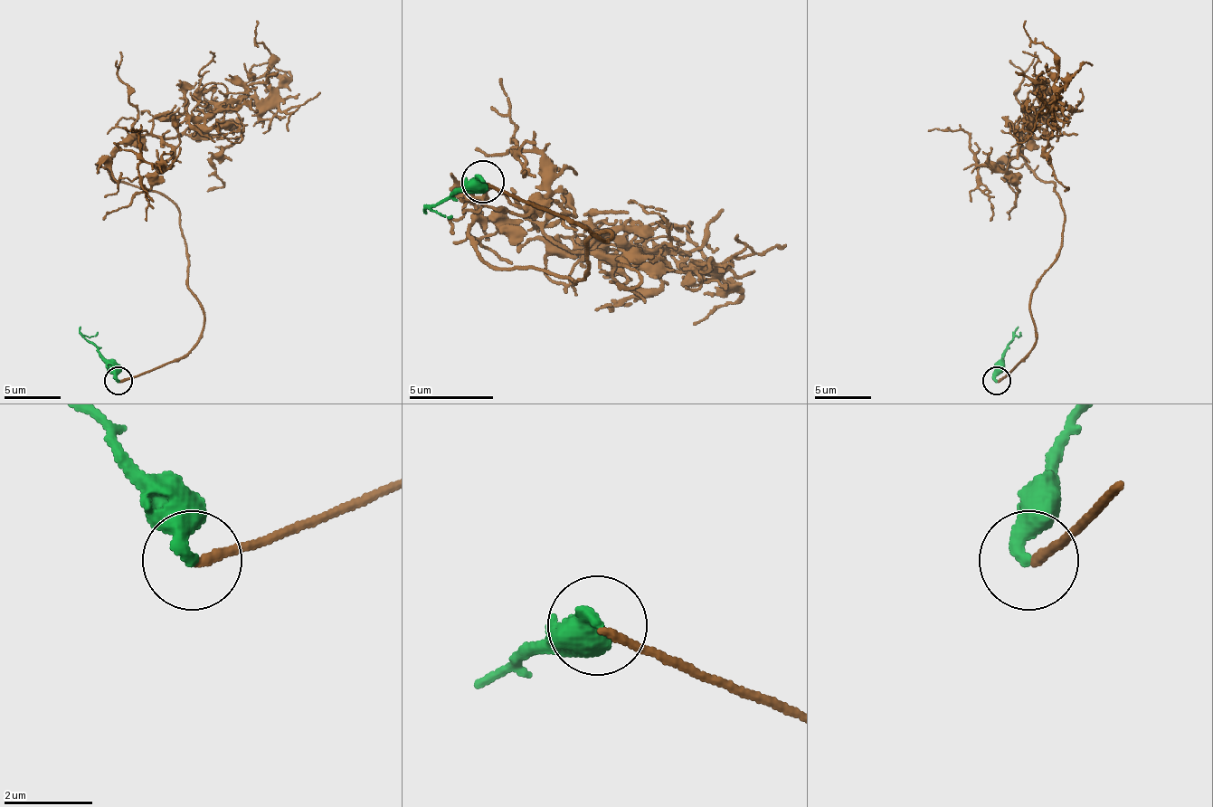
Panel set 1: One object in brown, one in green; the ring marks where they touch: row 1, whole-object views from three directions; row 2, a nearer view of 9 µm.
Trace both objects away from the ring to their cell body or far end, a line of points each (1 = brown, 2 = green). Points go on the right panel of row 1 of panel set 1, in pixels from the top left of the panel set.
1: (999, 380), (1035, 341), (1029, 293), (1063, 237), (1055, 184), (1021, 153), (1044, 133), (1055, 54), (1024, 21)
2: (996, 380), (996, 364), (1013, 338), (1021, 332)

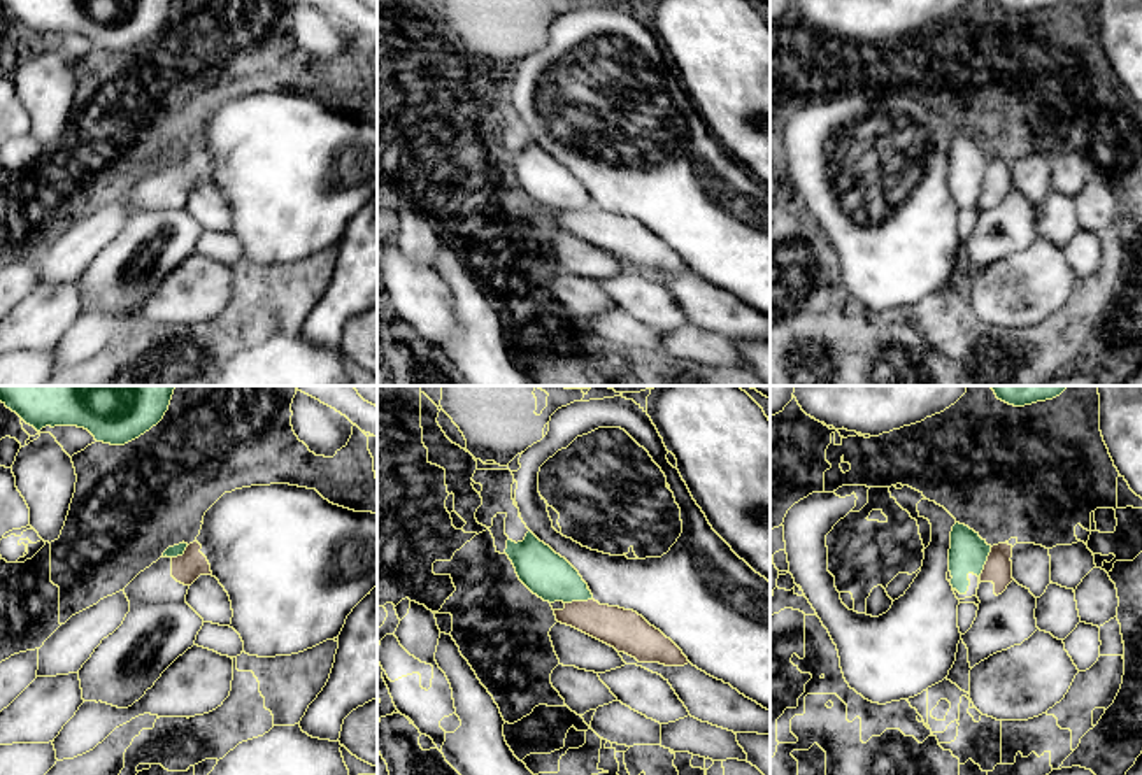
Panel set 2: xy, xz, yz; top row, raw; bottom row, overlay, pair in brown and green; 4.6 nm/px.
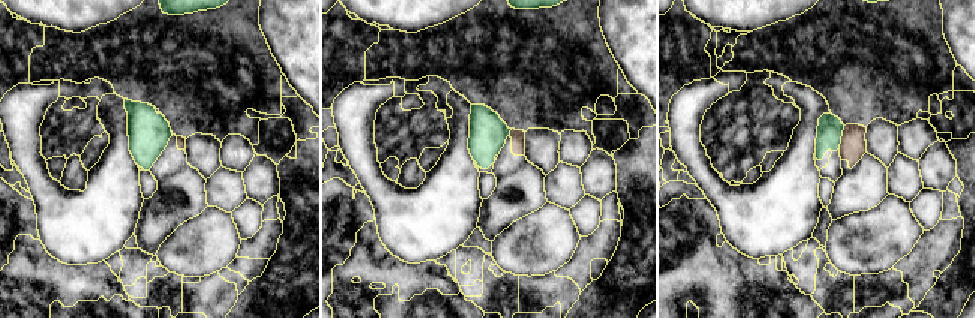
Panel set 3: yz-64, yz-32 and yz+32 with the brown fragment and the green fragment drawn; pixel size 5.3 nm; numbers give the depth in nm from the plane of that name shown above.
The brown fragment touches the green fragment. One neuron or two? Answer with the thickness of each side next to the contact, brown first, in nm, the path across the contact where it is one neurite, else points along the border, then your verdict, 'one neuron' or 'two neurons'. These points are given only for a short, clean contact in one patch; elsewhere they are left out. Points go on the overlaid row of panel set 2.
130/180 nm | along yz (992, 547), (979, 575) | two neurons

